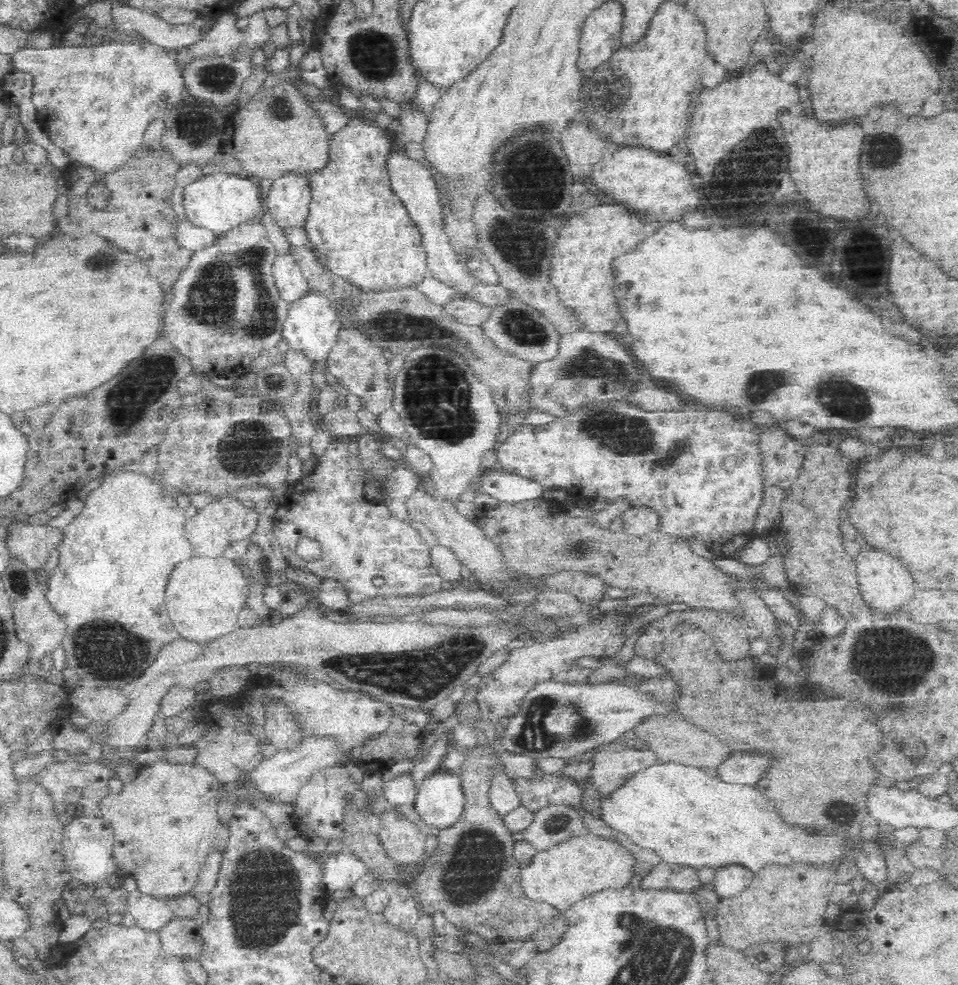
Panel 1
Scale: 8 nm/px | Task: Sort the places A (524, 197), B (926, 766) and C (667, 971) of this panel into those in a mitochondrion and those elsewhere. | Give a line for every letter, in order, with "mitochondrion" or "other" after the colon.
A: mitochondrion
B: other
C: mitochondrion

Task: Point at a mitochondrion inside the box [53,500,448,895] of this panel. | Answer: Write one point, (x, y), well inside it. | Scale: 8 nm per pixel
(96, 648)

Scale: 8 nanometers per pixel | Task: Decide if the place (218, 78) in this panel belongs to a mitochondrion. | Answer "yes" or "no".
yes

